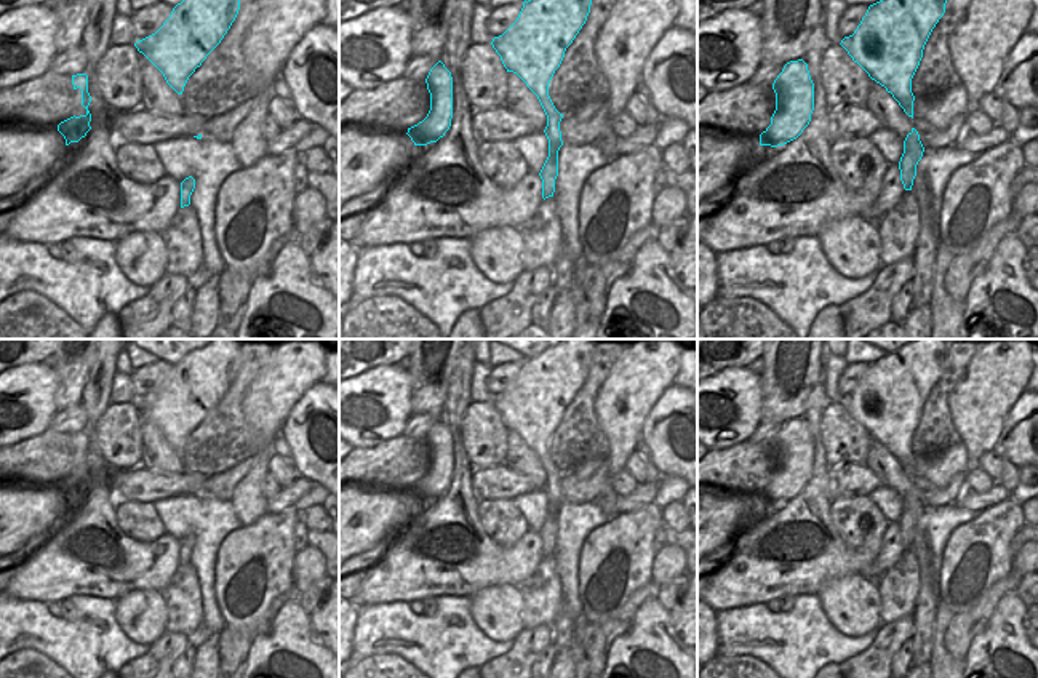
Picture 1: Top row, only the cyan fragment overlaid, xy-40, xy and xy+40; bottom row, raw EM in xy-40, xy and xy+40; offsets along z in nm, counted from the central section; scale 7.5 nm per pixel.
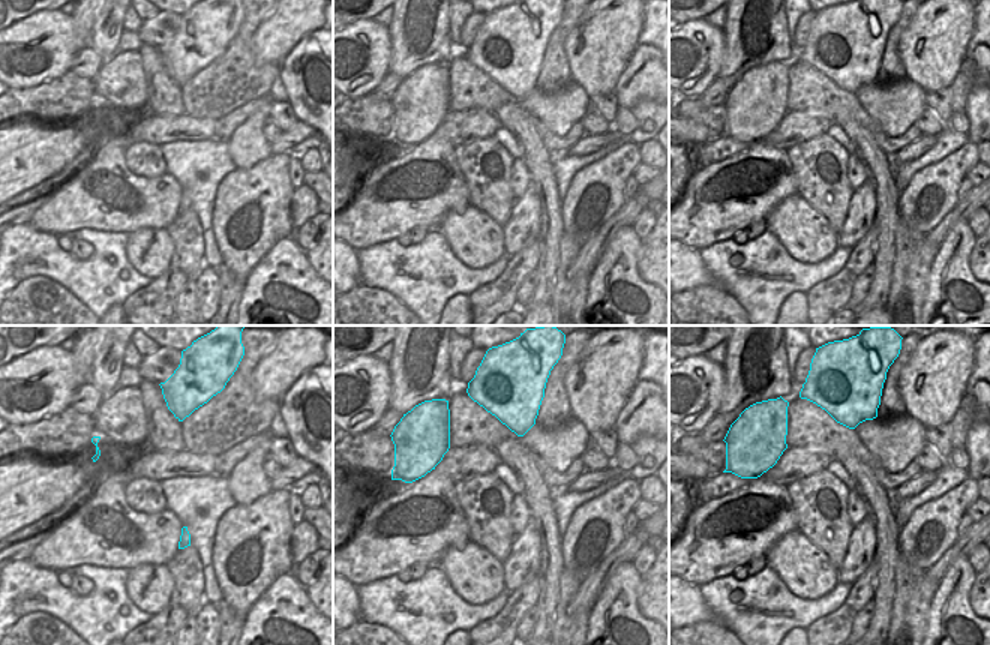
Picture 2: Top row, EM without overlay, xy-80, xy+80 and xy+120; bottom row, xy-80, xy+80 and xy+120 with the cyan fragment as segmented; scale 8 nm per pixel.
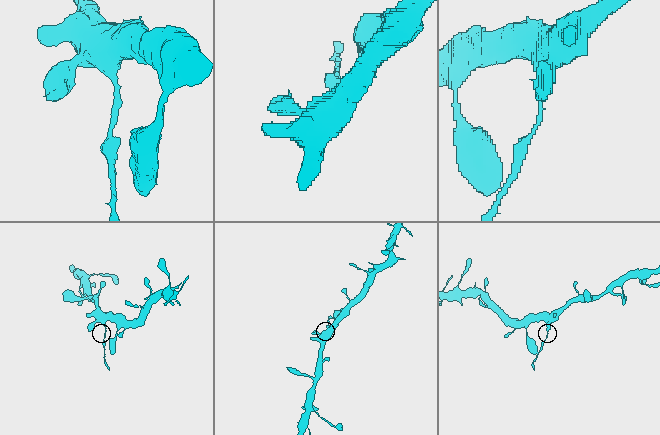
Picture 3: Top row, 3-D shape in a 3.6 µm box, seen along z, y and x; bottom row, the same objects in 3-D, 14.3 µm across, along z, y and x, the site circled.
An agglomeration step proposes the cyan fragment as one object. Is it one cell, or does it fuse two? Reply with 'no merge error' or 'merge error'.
merge error

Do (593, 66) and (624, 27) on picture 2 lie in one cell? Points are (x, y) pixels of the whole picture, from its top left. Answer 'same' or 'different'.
same

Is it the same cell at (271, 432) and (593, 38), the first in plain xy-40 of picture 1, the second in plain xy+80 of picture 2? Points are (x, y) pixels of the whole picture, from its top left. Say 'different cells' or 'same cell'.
same cell

